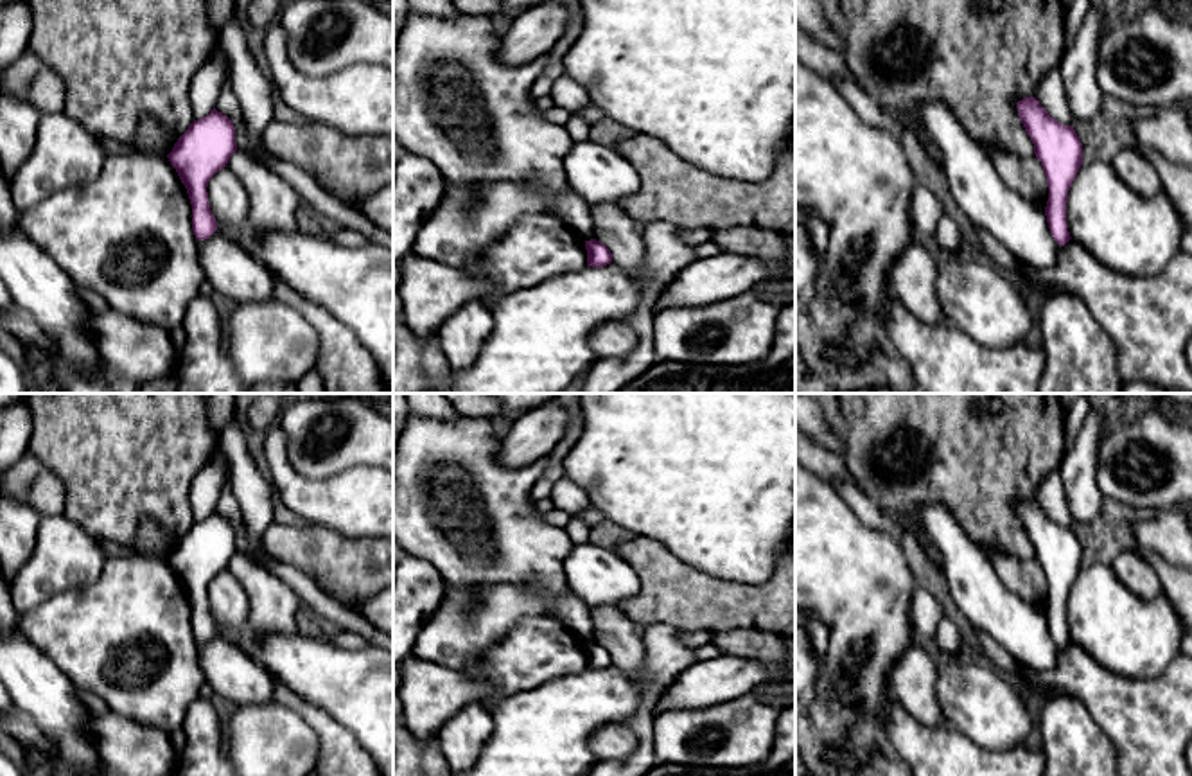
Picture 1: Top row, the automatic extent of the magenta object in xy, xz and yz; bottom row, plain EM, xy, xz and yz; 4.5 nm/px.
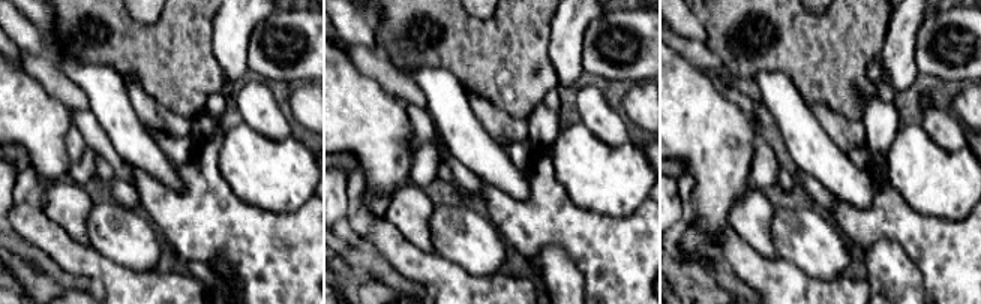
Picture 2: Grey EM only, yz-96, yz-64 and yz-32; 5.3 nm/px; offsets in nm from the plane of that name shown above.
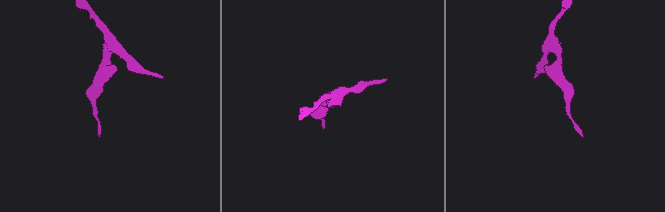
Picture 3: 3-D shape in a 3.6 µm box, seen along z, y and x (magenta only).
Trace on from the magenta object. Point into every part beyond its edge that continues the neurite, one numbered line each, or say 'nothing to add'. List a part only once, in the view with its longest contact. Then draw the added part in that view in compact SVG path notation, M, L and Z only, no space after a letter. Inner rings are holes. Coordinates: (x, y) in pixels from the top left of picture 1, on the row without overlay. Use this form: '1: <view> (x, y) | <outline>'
nothing to add

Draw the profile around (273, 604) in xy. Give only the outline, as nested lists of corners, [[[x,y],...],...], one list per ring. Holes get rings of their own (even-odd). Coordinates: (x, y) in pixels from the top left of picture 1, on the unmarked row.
[[[237,551],[226,571],[242,586],[250,598],[251,613],[248,627],[259,636],[296,632],[300,596],[278,577]]]

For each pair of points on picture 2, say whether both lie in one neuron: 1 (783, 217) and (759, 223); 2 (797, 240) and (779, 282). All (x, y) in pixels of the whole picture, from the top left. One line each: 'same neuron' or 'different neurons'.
1: different neurons
2: different neurons

